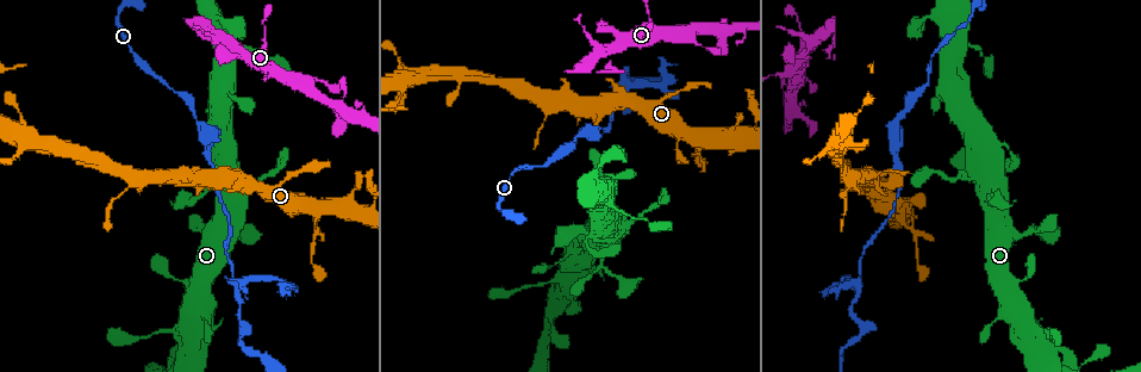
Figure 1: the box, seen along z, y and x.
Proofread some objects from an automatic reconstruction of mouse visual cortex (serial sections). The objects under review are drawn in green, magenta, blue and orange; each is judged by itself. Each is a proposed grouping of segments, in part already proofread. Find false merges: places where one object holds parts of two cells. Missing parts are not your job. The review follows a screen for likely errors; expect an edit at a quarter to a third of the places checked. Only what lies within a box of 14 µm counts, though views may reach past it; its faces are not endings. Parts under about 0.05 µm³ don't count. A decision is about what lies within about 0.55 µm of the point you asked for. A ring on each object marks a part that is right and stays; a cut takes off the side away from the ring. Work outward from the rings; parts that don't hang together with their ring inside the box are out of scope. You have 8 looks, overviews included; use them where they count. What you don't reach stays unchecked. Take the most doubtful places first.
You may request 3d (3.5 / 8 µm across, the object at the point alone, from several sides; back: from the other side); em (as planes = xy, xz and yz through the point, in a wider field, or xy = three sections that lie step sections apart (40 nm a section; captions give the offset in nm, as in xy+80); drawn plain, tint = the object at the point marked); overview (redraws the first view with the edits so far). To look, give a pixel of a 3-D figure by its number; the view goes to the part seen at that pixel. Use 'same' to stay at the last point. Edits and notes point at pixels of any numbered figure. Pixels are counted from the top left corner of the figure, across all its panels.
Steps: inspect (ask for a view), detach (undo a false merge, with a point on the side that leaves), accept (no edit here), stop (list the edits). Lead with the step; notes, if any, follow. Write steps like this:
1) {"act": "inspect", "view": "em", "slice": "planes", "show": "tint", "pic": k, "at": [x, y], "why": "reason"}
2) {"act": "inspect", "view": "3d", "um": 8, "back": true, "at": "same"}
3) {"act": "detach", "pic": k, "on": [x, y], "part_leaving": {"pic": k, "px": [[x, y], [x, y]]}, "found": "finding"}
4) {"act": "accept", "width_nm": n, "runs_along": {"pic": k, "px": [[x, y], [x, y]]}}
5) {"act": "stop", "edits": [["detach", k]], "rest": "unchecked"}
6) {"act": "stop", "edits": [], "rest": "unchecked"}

{"act": "inspect", "view": "3d", "um": 3.5, "pic": 1, "at": [458, 81], "why": "calibre changes"}

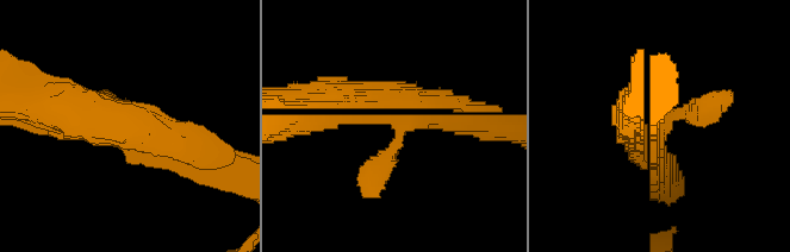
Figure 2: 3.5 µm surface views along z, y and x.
{"act": "accept", "runs_along": {"pic": 2, "px": [[203, 162], [134, 125], [53, 111]]}, "found": "all the same cell"}

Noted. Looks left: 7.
{"act": "inspect", "view": "3d", "um": 3.5, "pic": 1, "at": [208, 30], "why": "sharp bend"}

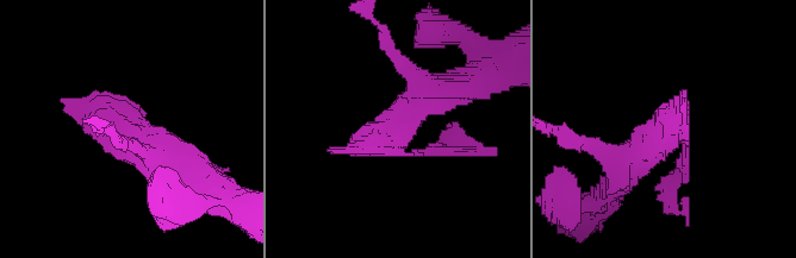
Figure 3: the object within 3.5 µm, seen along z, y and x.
{"act": "inspect", "view": "em", "slice": "xy", "step": 1, "show": "tint", "pic": 3, "at": [660, 133]}

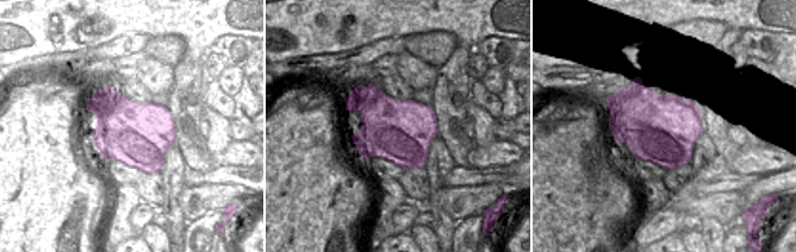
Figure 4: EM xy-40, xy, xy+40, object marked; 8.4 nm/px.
{"act": "inspect", "view": "em", "slice": "xy", "step": 5, "show": "tint", "at": "same"}

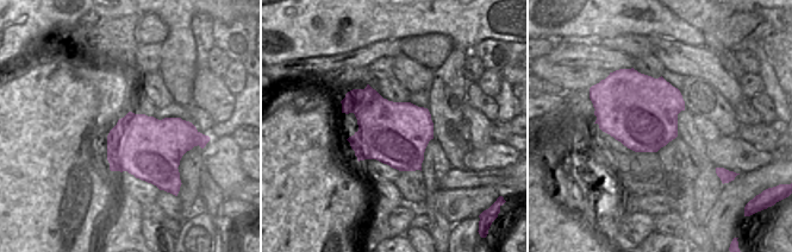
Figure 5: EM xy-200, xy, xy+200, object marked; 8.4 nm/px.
{"act": "accept", "runs_along": {"pic": 3, "px": [[180, 176], [141, 140], [63, 104]]}, "found": "one cell here"}

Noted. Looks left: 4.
{"act": "inspect", "view": "3d", "um": 3.5, "pic": 1, "at": [897, 135], "why": "sharp bend"}

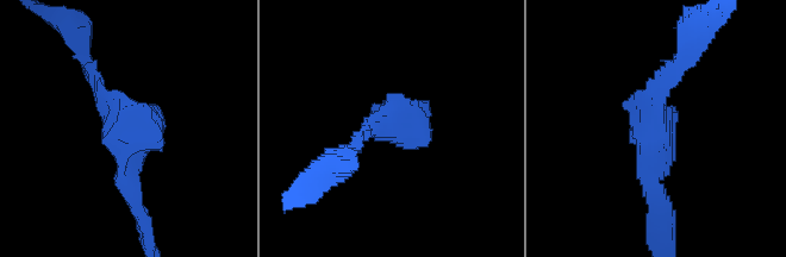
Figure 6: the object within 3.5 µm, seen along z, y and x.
{"act": "inspect", "view": "em", "slice": "xy", "step": 2, "show": "tint", "pic": 6, "at": [119, 128]}

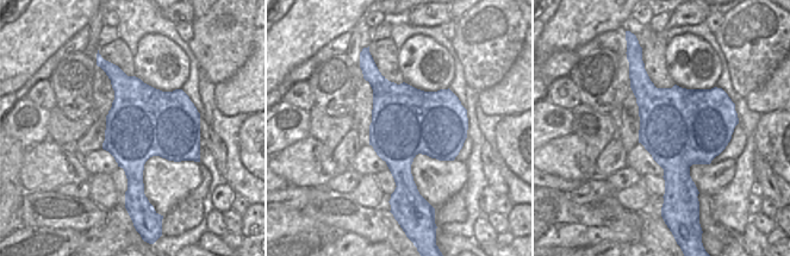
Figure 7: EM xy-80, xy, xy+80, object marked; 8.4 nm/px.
{"act": "inspect", "view": "em", "slice": "xy", "step": 1, "show": "tint", "at": "same"}

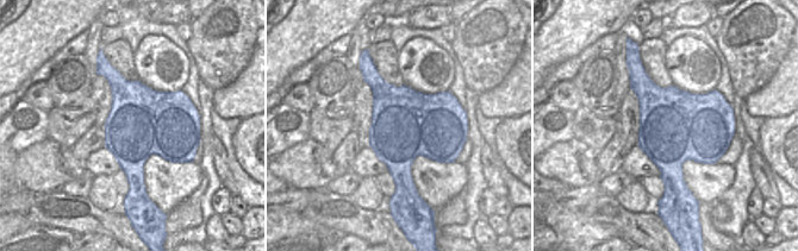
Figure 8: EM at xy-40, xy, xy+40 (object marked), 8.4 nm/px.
{"act": "accept", "runs_along": {"pic": 6, "px": [[86, 61], [119, 119], [133, 202]]}, "found": "continuous, no second cell"}

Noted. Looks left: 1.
{"act": "stop", "edits": [], "rest": "unchecked"}

